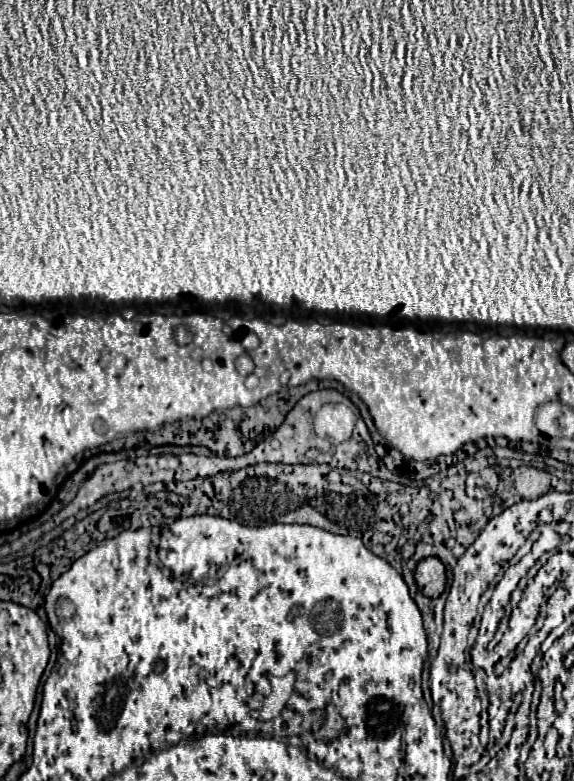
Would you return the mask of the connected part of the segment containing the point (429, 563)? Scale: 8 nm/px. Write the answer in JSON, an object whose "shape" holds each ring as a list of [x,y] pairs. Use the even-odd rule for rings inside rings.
{"shape":[[[424,558],[414,570],[418,588],[428,598],[438,598],[446,588],[446,570],[438,558]]]}

